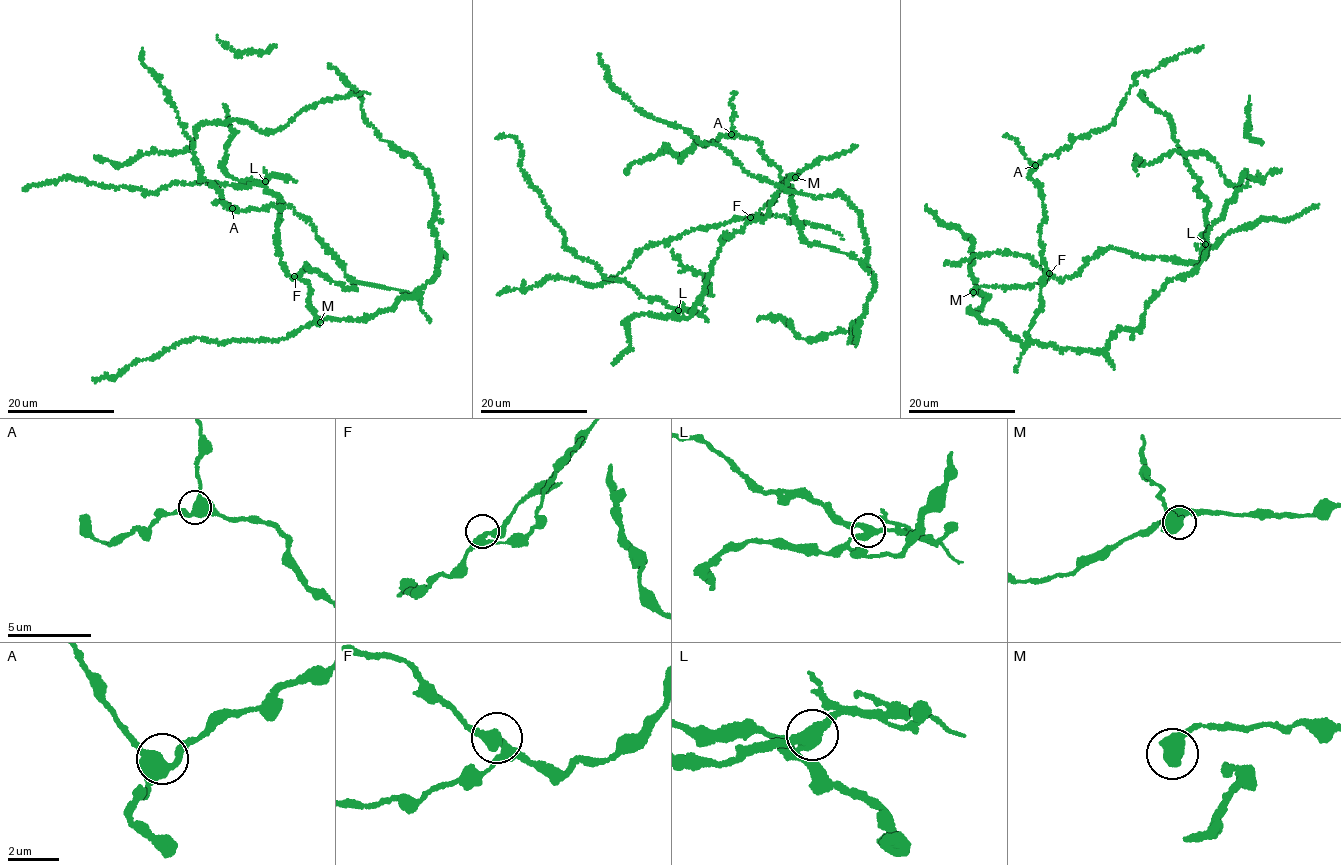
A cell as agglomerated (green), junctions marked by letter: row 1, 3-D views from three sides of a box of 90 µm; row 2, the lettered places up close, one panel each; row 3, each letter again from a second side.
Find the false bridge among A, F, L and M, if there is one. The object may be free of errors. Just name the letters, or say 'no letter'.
L

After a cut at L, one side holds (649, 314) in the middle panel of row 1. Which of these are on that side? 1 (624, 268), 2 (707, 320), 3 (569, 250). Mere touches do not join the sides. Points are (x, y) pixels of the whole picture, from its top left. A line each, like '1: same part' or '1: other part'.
1: same part
2: other part
3: other part

